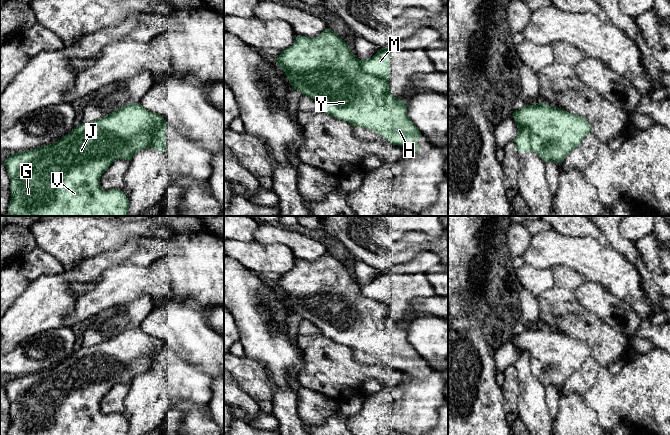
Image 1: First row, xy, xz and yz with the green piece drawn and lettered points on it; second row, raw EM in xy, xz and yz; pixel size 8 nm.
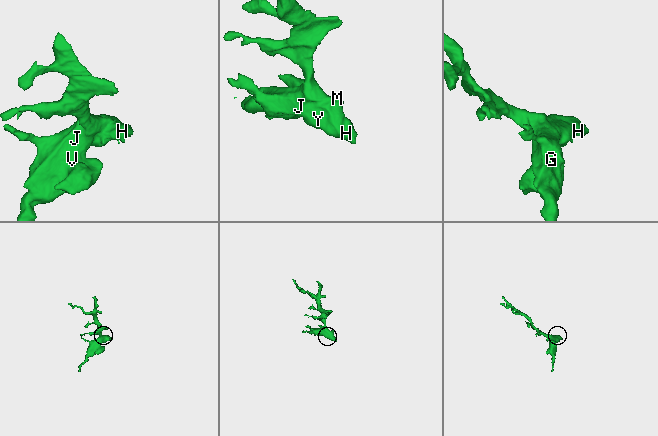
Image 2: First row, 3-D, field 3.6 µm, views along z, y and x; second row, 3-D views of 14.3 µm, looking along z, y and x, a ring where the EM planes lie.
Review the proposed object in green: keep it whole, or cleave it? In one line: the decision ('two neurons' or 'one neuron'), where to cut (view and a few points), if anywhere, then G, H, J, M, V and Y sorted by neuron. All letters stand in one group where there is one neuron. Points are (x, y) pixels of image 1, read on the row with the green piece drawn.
two neurons; cut xz (359, 60), (359, 69), (362, 73), (377, 76), (388, 82); groups G H J V Y / M

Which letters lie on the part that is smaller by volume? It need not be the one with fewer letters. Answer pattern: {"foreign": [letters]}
{"foreign": ["M"]}

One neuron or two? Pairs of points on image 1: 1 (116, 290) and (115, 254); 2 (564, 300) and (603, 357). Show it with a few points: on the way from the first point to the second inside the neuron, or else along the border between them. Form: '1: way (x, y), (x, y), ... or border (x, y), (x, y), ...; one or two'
1: border (125, 262), (108, 267), (98, 281); two
2: way (572, 314), (601, 343); one

